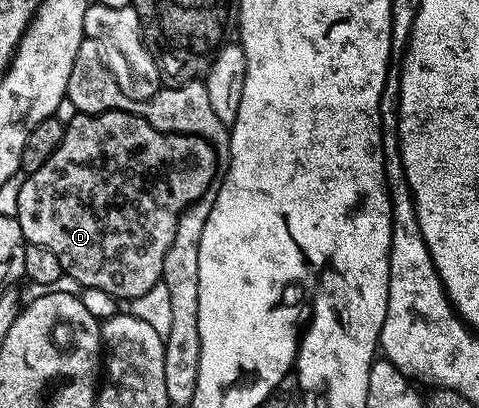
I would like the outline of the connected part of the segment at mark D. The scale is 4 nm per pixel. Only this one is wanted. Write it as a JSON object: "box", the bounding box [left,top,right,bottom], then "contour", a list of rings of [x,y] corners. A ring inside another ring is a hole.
{"box":[17,110,219,300],"contour":[[[103,110],[95,114],[76,114],[70,122],[65,123],[65,135],[63,140],[59,144],[59,148],[55,148],[55,152],[51,152],[51,156],[47,160],[47,164],[43,164],[43,168],[36,170],[34,174],[28,175],[25,178],[23,188],[19,188],[19,208],[17,209],[17,223],[19,228],[23,228],[23,236],[26,243],[31,246],[38,246],[39,248],[47,248],[47,252],[51,252],[59,260],[59,264],[63,267],[64,273],[70,274],[74,280],[83,288],[100,288],[102,292],[107,292],[112,298],[118,300],[132,300],[143,296],[143,292],[147,292],[147,288],[151,288],[156,282],[161,281],[161,273],[163,272],[163,260],[167,256],[167,248],[171,248],[171,240],[175,240],[175,228],[179,224],[179,216],[193,203],[199,201],[199,199],[206,197],[210,193],[211,187],[214,185],[213,173],[219,170],[219,163],[217,155],[213,153],[212,146],[209,143],[204,142],[202,138],[196,138],[190,134],[168,134],[163,132],[159,128],[155,128],[151,124],[147,124],[147,120],[143,120],[138,114],[132,114],[131,112],[123,112],[122,110]]]}

